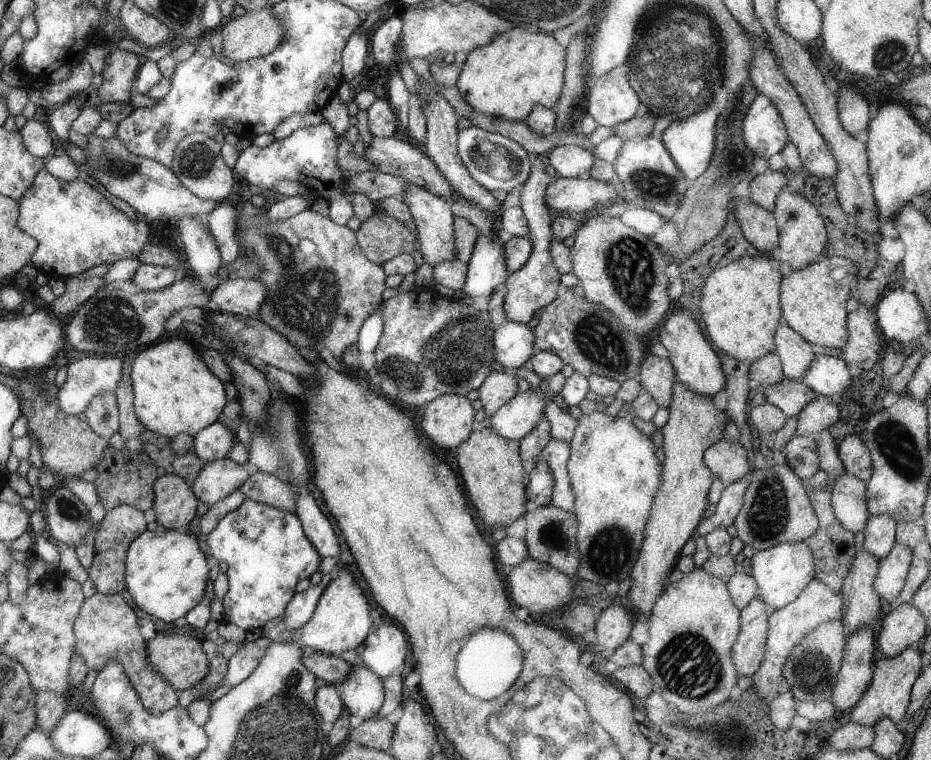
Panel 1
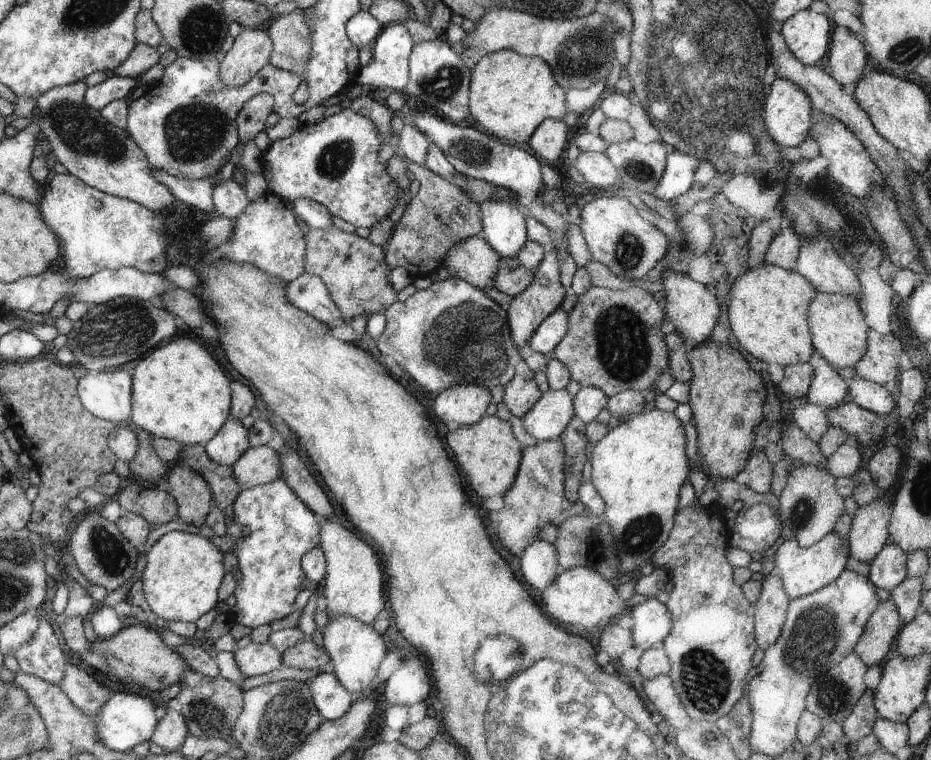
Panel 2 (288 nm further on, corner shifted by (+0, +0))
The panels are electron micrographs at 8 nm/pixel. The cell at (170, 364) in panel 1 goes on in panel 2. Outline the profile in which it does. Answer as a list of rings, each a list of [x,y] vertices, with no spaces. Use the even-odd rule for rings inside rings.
[[[185,334],[169,340],[161,348],[155,348],[147,358],[141,358],[133,364],[131,374],[131,428],[137,428],[139,432],[147,432],[153,438],[165,438],[175,440],[181,446],[199,446],[207,444],[217,436],[217,432],[223,428],[227,420],[229,408],[229,388],[225,374],[221,372],[219,364],[209,356],[209,352],[199,346],[197,342],[189,340]]]

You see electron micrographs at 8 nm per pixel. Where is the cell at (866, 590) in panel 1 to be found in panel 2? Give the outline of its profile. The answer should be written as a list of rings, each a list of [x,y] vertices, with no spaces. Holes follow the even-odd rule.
[[[879,602],[877,610],[869,616],[865,632],[853,648],[853,654],[857,654],[861,662],[867,664],[867,668],[873,664],[879,666],[901,628],[903,624],[899,622],[899,612],[893,606],[893,602]]]

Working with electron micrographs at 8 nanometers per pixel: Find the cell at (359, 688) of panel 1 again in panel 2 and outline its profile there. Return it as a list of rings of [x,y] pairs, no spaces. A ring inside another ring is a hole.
[[[337,616],[331,618],[323,630],[319,630],[323,636],[323,648],[329,656],[329,670],[339,678],[339,682],[353,694],[361,690],[373,690],[371,684],[375,680],[375,674],[379,670],[379,662],[387,654],[381,634],[373,630],[371,624],[363,624],[353,616]]]

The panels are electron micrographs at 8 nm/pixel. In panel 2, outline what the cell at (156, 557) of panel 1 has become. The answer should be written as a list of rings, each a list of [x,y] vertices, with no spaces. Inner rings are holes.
[[[169,532],[161,536],[145,554],[147,564],[141,576],[145,598],[159,618],[165,622],[195,624],[199,616],[209,612],[217,602],[217,588],[223,578],[221,550],[207,538],[187,532]]]

